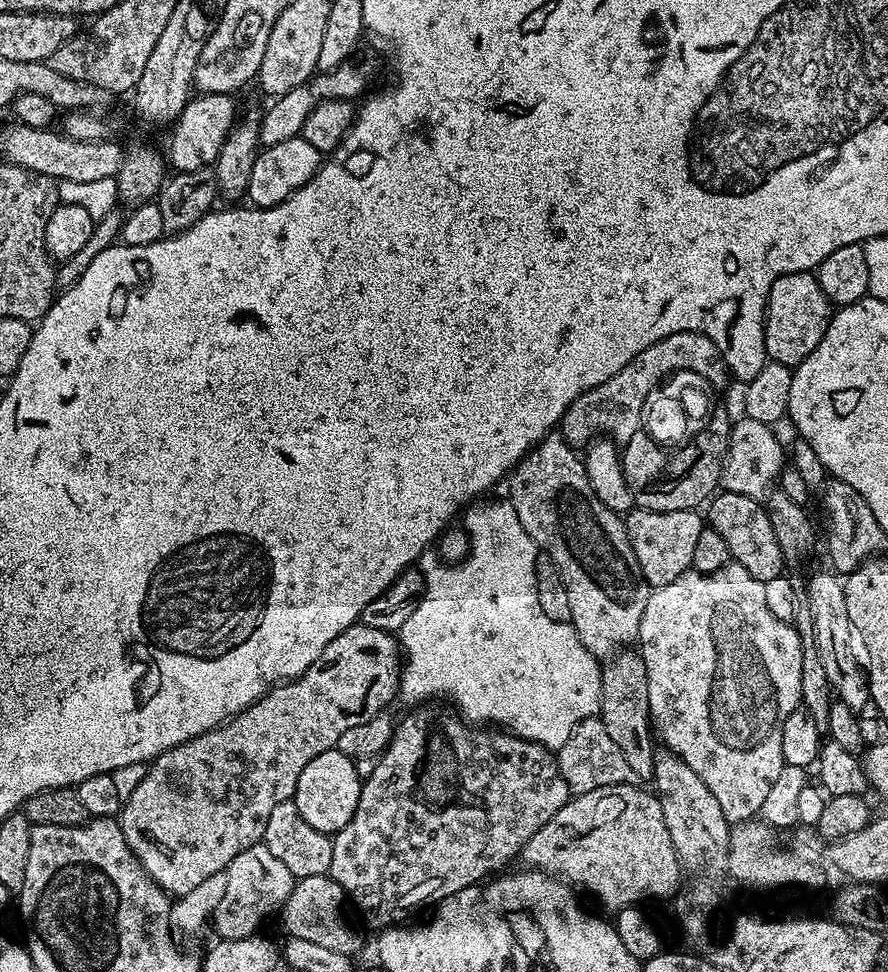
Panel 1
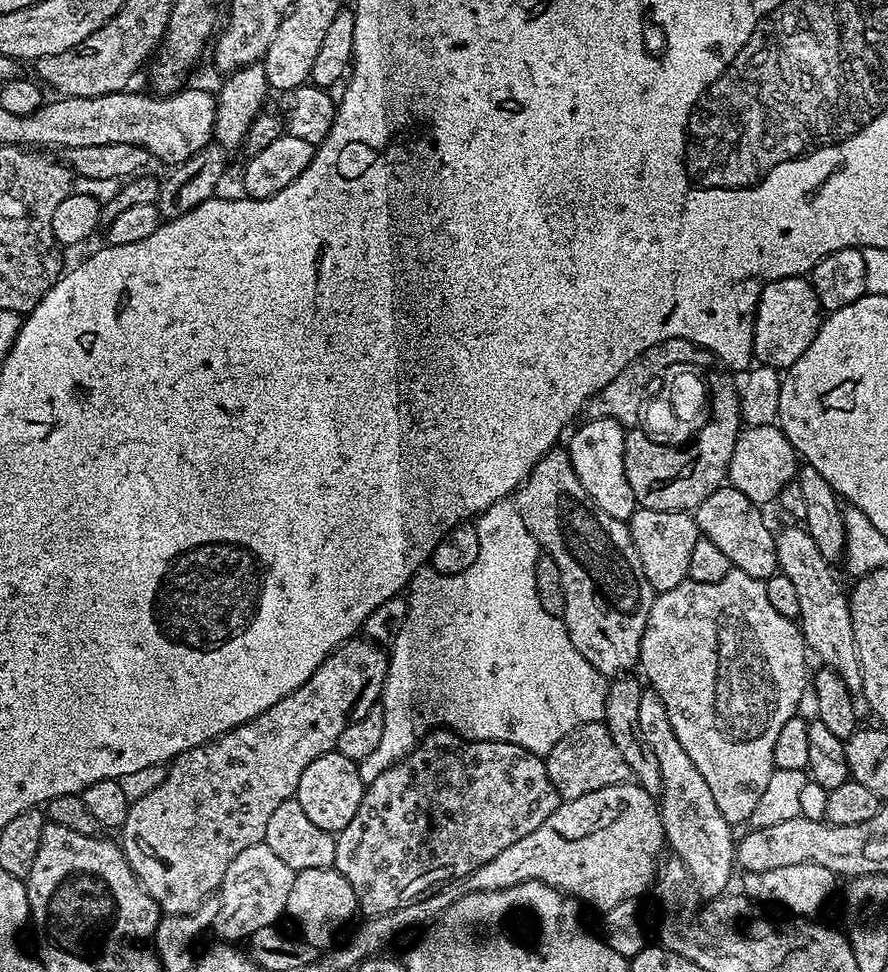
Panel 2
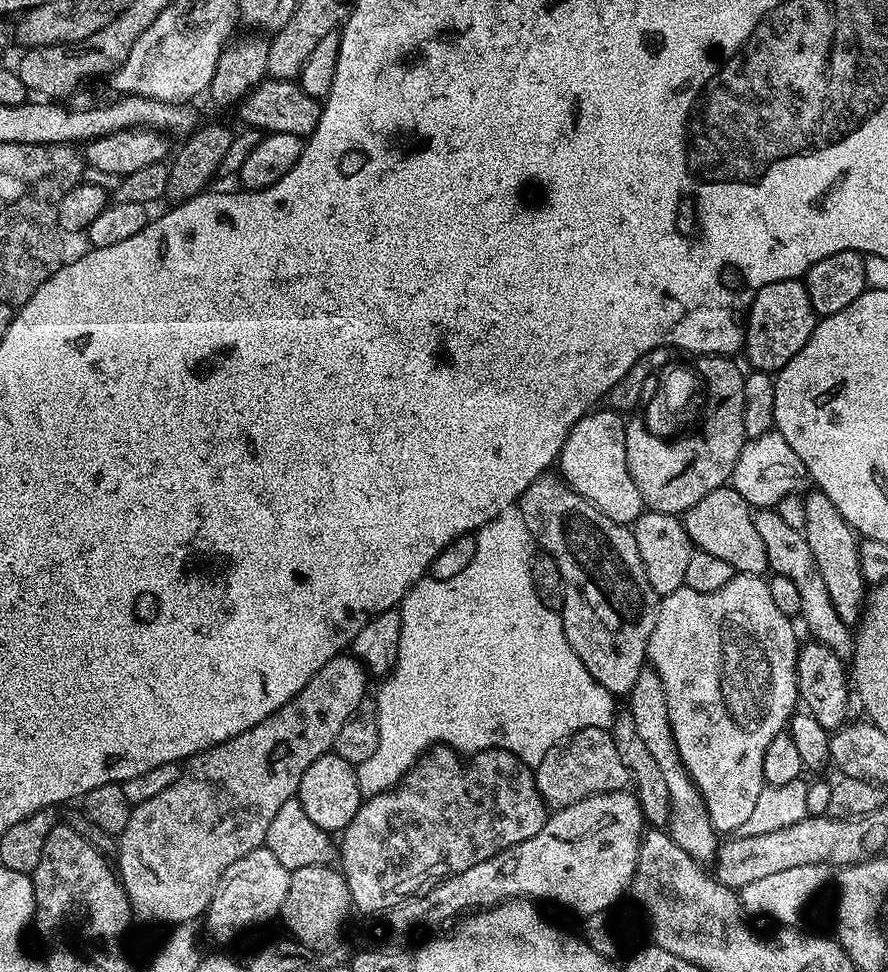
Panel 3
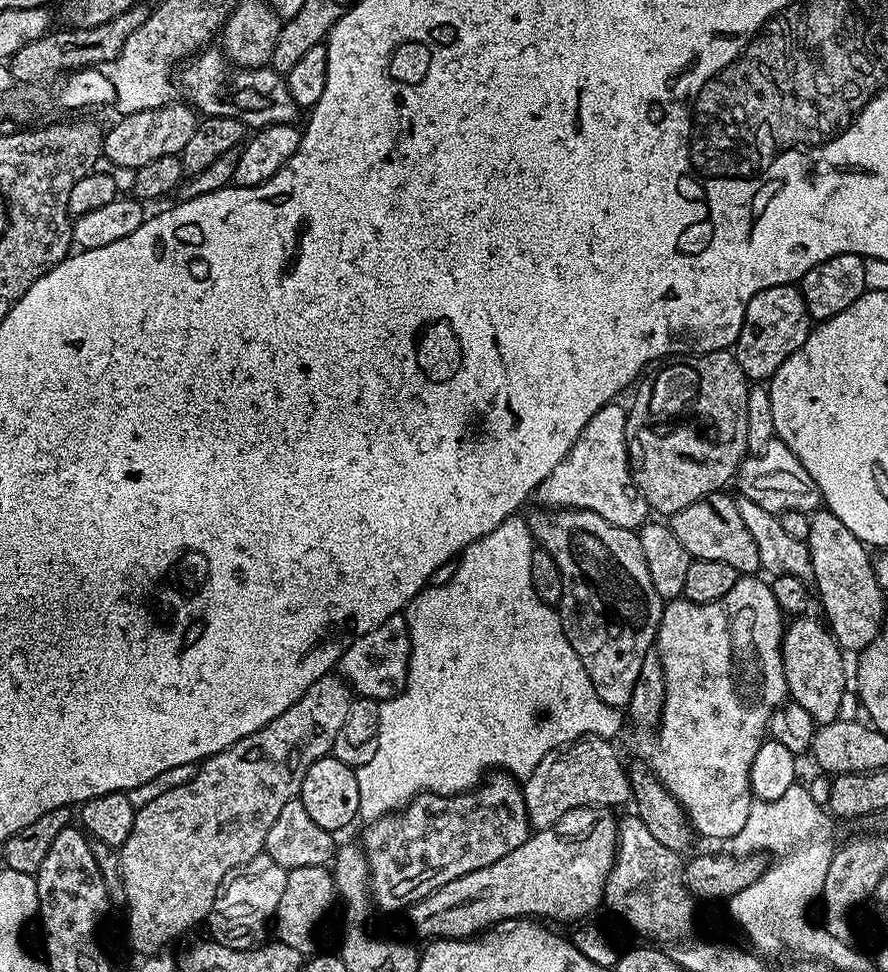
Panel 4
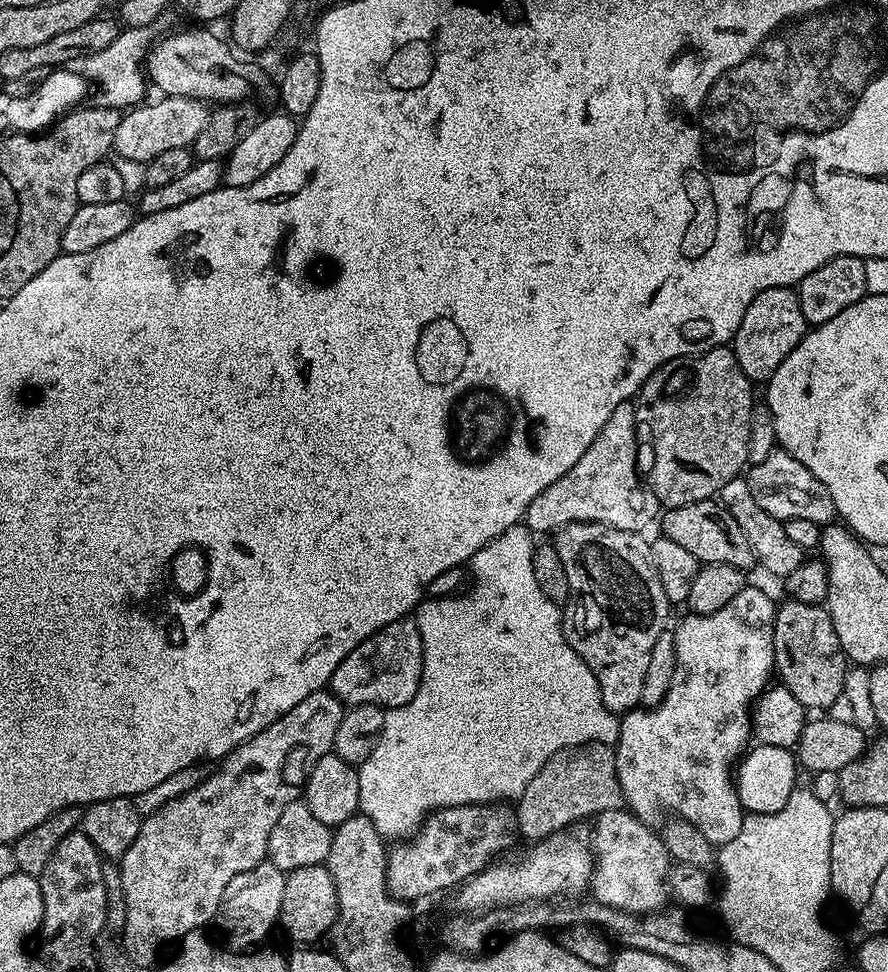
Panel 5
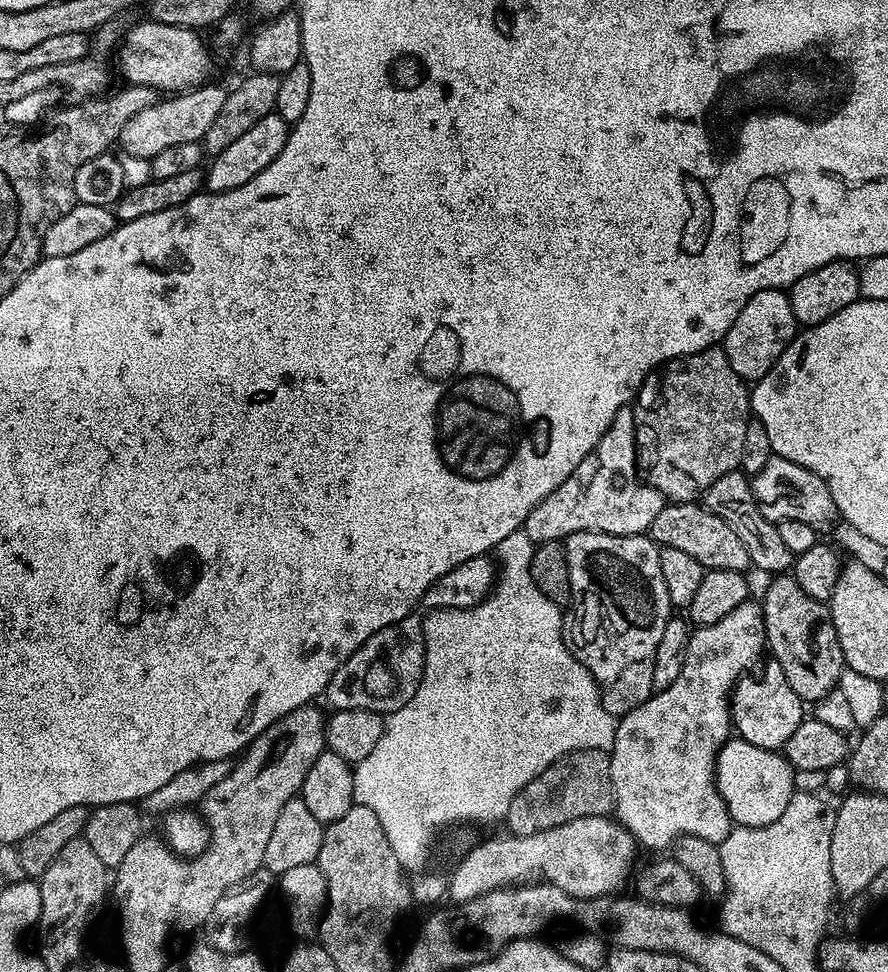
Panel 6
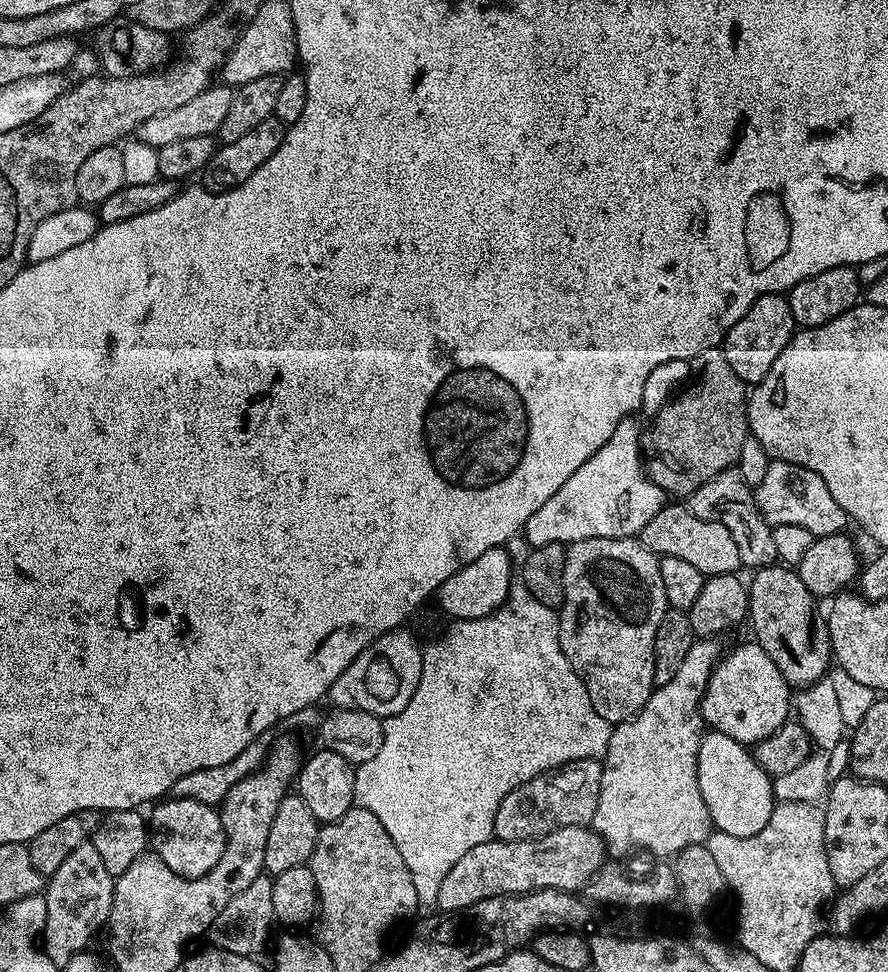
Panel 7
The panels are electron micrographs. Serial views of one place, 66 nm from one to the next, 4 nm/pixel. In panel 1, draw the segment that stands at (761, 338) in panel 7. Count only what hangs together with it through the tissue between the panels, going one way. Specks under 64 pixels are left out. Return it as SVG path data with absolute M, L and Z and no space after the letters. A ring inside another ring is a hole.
M795 272L779 276L770 286L768 305L764 307L764 345L766 357L771 363L784 364L787 368L796 365L822 342L822 334L826 334L826 326L832 320L834 306L822 294L822 286L818 286L812 272Z

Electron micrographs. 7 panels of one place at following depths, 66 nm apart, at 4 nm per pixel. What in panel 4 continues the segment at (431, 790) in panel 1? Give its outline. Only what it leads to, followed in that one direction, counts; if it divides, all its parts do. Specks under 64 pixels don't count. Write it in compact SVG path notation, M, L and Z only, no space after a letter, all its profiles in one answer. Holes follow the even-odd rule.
M496 770L471 792L456 796L423 792L399 812L373 820L365 828L362 847L370 870L372 903L377 909L396 912L417 904L446 882L518 850L529 838L530 817L521 781Z

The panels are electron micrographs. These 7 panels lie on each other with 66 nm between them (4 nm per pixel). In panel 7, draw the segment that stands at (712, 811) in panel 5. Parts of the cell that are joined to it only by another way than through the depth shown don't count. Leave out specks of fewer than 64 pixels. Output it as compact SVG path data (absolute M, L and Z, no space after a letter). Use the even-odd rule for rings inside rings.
M716 638L697 639L695 644L690 646L690 652L686 654L686 660L679 667L678 674L666 685L653 688L646 706L642 706L642 710L636 716L630 720L623 720L621 724L613 727L610 734L610 746L606 750L602 761L604 769L602 770L602 786L598 794L598 810L594 810L594 818L590 825L592 831L597 832L604 839L604 843L609 849L645 848L646 851L660 856L656 858L672 858L675 857L676 853L681 852L683 848L688 848L691 844L704 844L707 841L707 836L709 835L709 839L713 835L714 825L710 818L710 810L706 810L706 802L702 798L702 790L698 786L698 752L700 750L700 740L703 739L706 731L704 718L700 715L700 703L704 697L708 679L710 679L712 671L716 669L717 664L722 659L720 643L721 641Z

